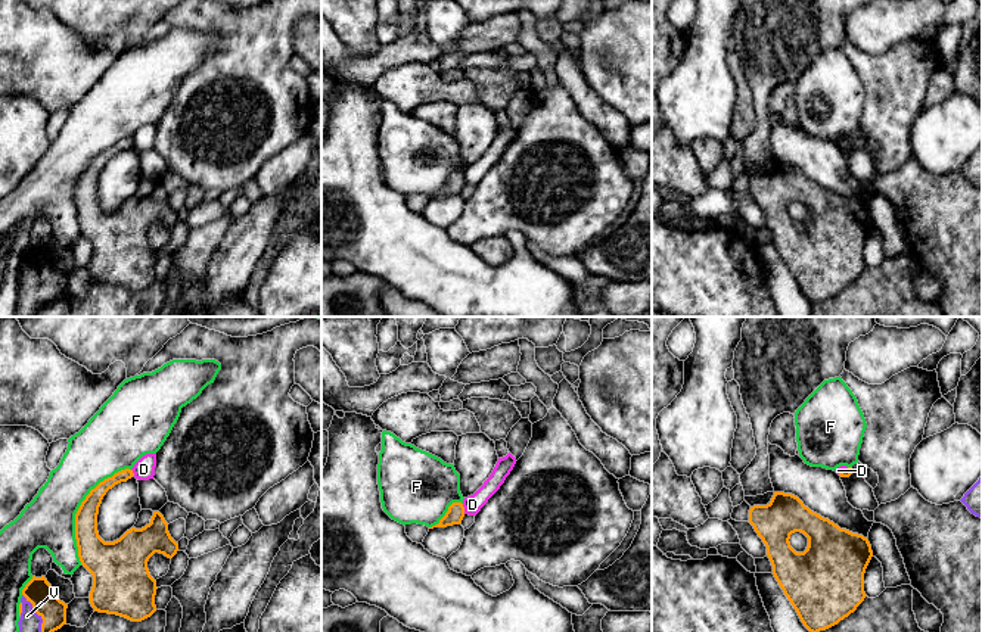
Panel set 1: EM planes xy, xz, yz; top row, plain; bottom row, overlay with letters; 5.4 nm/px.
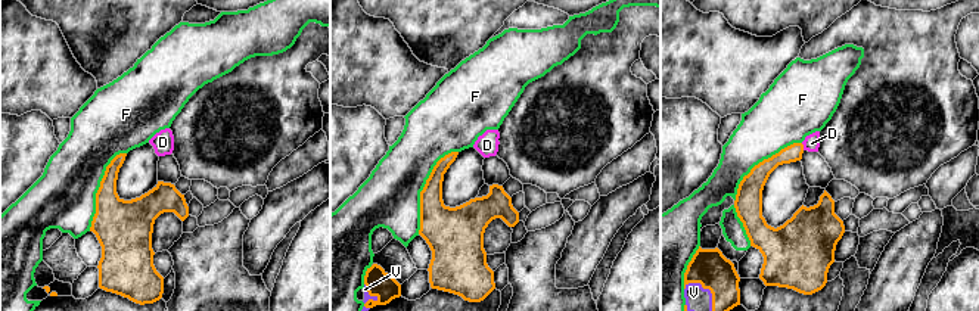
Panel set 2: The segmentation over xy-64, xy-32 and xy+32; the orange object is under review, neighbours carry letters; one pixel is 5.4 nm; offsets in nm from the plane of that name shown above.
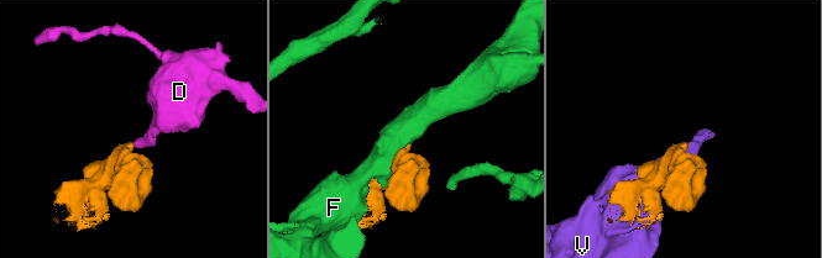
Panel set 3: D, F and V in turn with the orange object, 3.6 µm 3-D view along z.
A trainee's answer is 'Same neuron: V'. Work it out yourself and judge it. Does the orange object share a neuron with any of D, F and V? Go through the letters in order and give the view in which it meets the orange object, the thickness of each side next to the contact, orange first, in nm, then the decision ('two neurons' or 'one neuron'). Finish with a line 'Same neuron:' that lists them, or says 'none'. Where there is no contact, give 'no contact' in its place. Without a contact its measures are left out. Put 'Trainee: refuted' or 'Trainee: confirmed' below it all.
D: meets orange in xz; 100 nm thick on the orange side, 100 nm on the other; two neurons
F: meets orange in xy; 170 nm thick on the orange side, 280 nm on the other; two neurons
V: meets orange in xy; 150 nm thick on the orange side, 130 nm on the other; one neuron
Same neuron: V
Trainee: confirmed

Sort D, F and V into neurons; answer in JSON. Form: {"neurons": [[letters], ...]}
{"neurons": [["D"], ["F"], ["V"]]}

